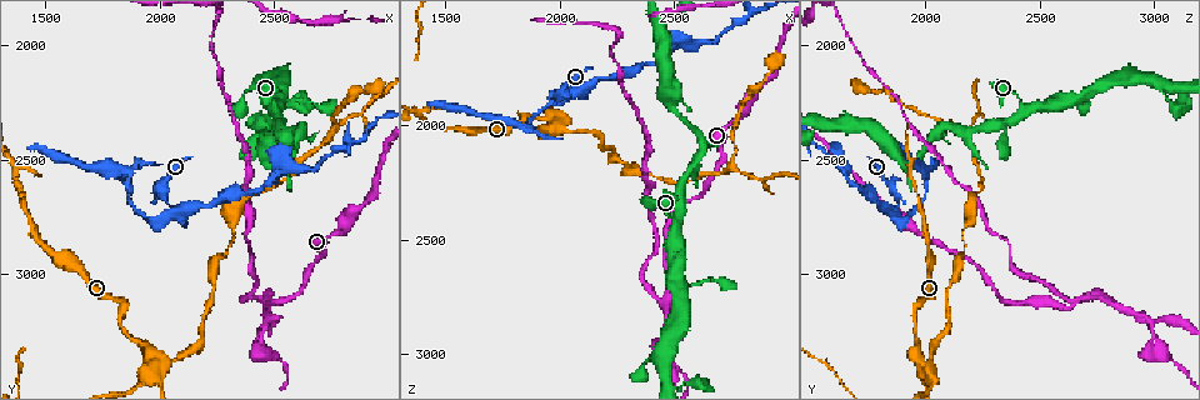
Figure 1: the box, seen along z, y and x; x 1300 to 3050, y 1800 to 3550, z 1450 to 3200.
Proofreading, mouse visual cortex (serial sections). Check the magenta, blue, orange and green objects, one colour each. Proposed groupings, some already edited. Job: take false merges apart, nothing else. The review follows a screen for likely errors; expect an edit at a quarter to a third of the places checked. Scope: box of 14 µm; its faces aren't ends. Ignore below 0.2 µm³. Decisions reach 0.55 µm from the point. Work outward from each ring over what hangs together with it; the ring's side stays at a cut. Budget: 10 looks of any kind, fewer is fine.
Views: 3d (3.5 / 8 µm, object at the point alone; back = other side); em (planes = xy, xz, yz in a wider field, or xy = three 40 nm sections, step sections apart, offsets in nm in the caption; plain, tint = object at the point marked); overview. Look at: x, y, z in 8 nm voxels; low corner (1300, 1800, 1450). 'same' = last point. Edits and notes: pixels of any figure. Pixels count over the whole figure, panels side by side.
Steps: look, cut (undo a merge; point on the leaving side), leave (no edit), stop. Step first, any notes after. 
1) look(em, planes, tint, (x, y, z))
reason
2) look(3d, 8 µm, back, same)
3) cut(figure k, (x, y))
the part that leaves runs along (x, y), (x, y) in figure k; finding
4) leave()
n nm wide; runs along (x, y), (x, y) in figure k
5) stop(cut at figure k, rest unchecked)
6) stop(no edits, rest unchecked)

look(3d, 3.5 µm, (2490, 2530, 1920))
sharp bend

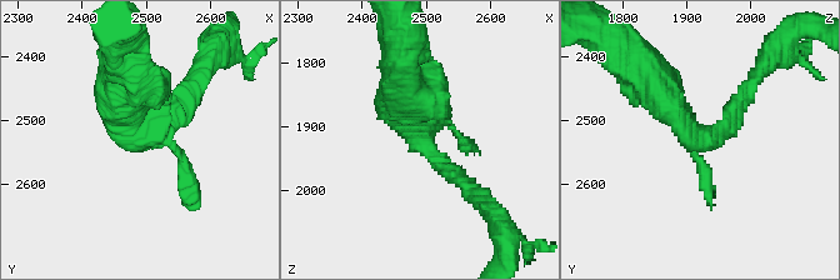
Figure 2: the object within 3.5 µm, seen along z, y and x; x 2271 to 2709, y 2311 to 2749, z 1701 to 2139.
look(em, xy, step 2, tint, (2495, 2520, 1925))

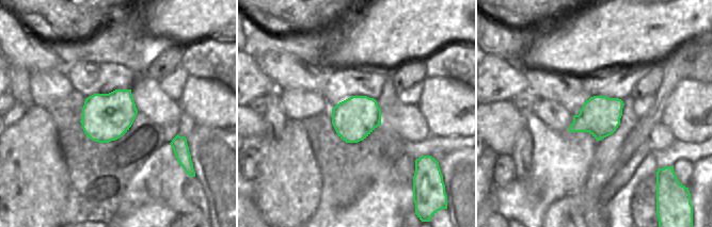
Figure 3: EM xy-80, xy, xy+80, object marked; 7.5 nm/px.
leave()
320 nm wide; runs along (474, 193), (428, 150), (405, 90) in figure 2; continuous, no second cell

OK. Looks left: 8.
look(3d, 3.5 µm, (2070, 2710, 1870))
sharp bend

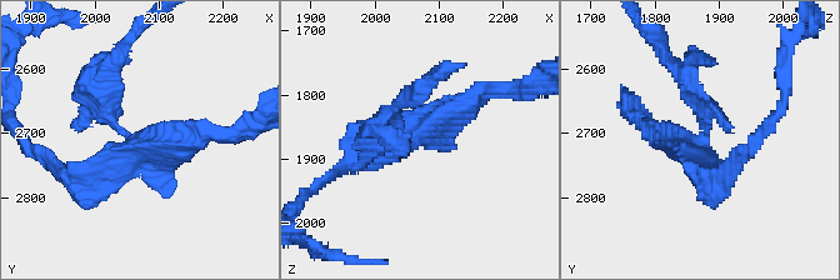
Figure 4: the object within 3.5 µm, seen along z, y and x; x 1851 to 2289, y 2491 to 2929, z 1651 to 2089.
leave()
runs along (98, 78), (133, 146), (201, 135) in figure 4; continuous, no second cell

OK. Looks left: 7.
look(3d, 3.5 µm, back, (1870, 2550, 2020))
sharp bend

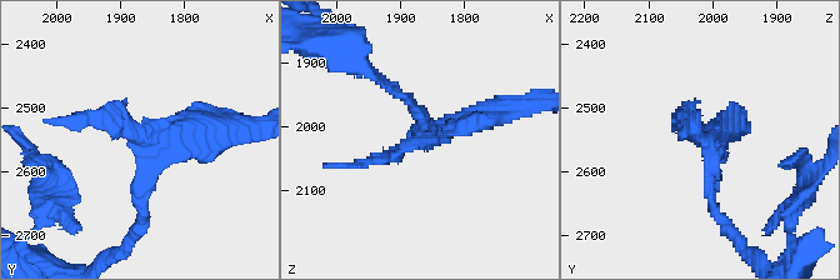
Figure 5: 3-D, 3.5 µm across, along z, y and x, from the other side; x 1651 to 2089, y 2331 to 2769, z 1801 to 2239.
look(em, xy, step 5, tint, (1865, 2550, 2015))
need the tissue

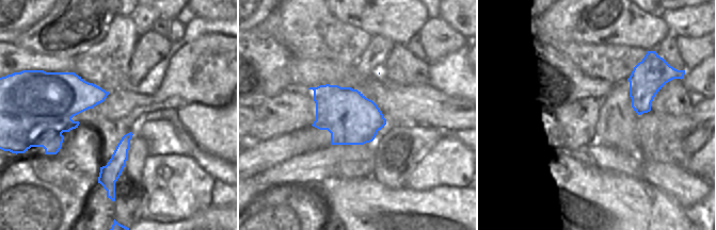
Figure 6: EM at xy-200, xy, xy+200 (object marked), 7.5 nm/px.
look(em, planes, tint, same)
cut it another way

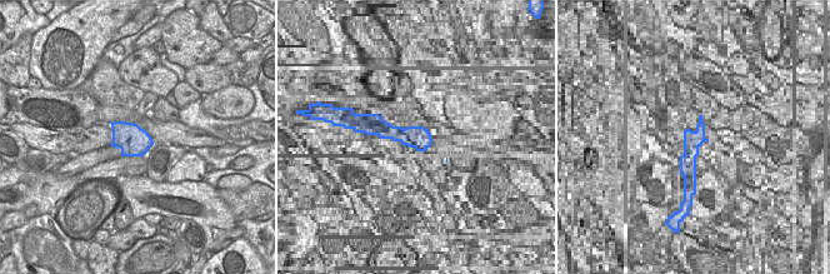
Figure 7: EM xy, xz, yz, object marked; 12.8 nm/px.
leave()
runs along (141, 223), (141, 145), (223, 130) in figure 5; all the same cell

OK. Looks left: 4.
look(3d, 3.5 µm, (1840, 3130, 1970))
sharp bend

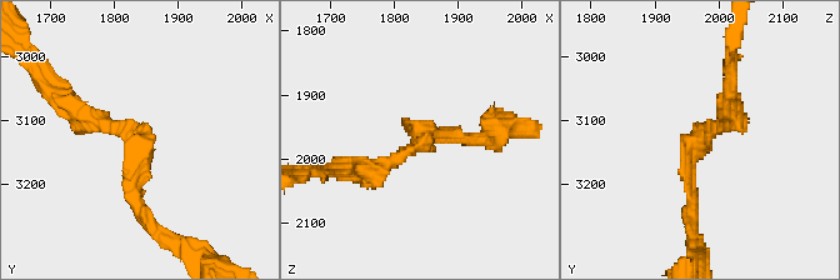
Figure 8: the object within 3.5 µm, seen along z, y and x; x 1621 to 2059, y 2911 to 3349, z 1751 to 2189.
look(em, xy, step 3, tint, (1845, 3130, 1965))
arms of 150, 250 nm; shape alone is not enough

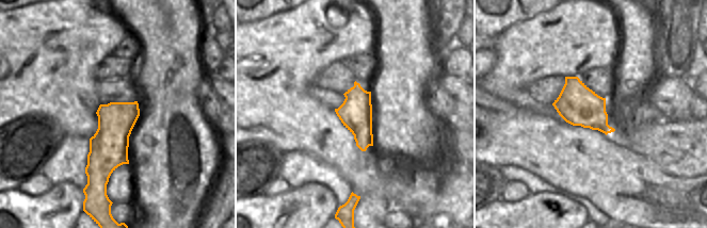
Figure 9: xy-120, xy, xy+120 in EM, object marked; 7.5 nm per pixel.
look(em, xy, step 5, tint, same)

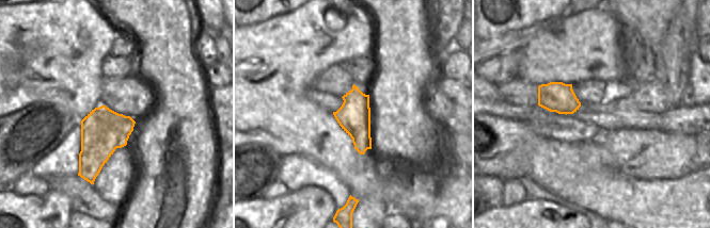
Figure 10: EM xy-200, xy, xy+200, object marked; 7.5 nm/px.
leave()
240 nm wide; runs along (76, 116), (141, 139), (145, 215) in figure 8; continuous, no second cell

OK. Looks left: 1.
stop(no edits, rest unchecked)

